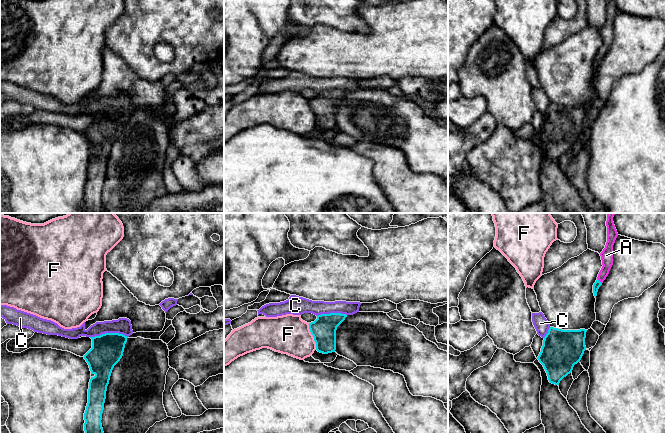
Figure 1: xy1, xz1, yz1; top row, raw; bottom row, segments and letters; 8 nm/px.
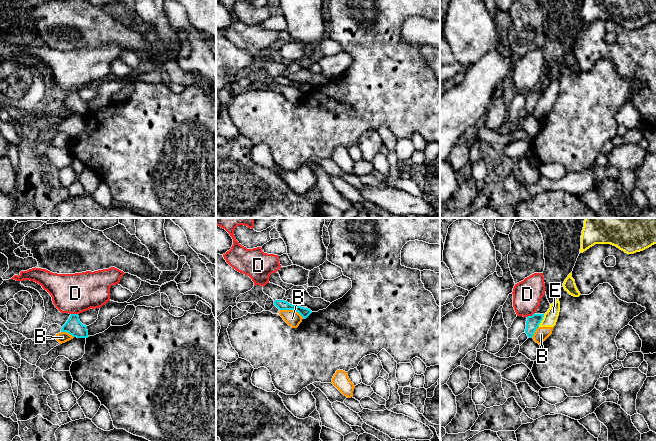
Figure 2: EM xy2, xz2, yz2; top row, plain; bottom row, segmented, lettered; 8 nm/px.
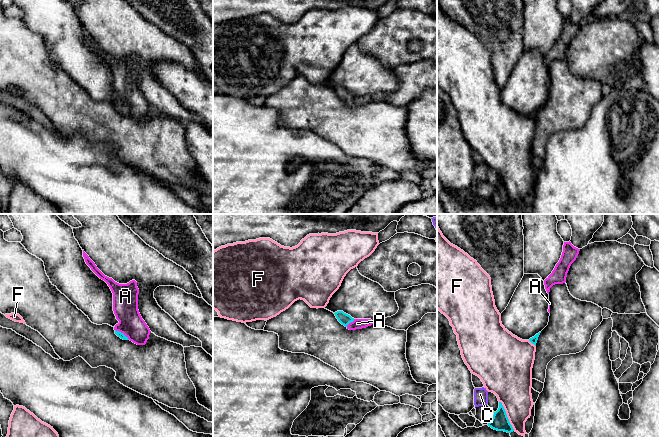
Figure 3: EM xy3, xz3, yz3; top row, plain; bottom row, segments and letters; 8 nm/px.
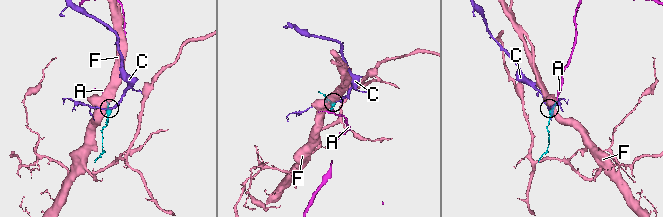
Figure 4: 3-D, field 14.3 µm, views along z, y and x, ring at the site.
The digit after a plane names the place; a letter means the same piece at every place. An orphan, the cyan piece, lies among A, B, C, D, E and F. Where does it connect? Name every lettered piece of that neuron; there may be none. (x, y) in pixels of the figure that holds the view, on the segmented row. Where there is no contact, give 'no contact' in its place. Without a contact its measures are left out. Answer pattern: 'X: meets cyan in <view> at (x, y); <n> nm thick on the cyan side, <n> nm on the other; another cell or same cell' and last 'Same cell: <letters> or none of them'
A: meets cyan in xy3 at (122, 333); 50 nm thick on the cyan side, 200 nm on the other; same cell
B: meets cyan in xz2 at (292, 309); 80 nm thick on the cyan side, 120 nm on the other; another cell
C: meets cyan in xy1 at (108, 333); 260 nm thick on the cyan side, 130 nm on the other; another cell
D: meets cyan in yz2 at (530, 316); 110 nm thick on the cyan side, 240 nm on the other; another cell
E: meets cyan in yz2 at (541, 320); 110 nm thick on the cyan side, 110 nm on the other; another cell
F: meets cyan in yz3 at (506, 416); 140 nm thick on the cyan side, 300 nm on the other; another cell
Same cell: A

